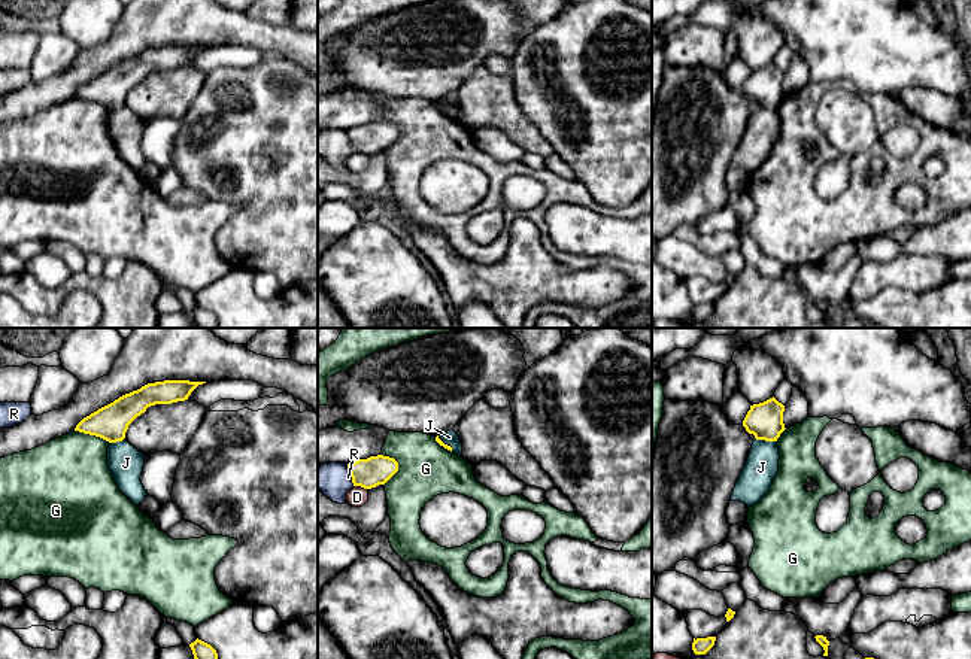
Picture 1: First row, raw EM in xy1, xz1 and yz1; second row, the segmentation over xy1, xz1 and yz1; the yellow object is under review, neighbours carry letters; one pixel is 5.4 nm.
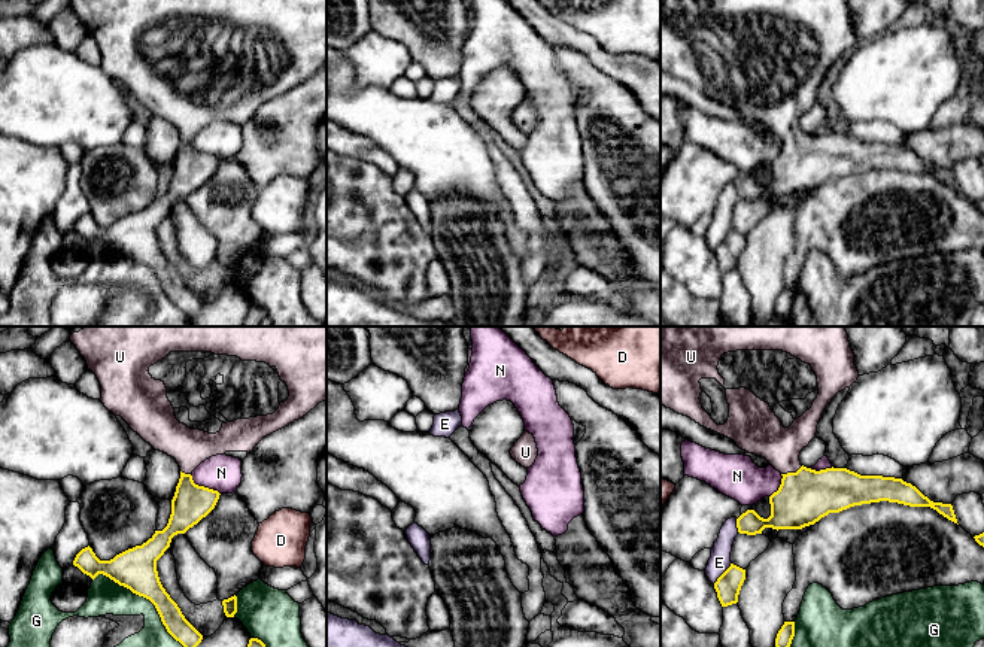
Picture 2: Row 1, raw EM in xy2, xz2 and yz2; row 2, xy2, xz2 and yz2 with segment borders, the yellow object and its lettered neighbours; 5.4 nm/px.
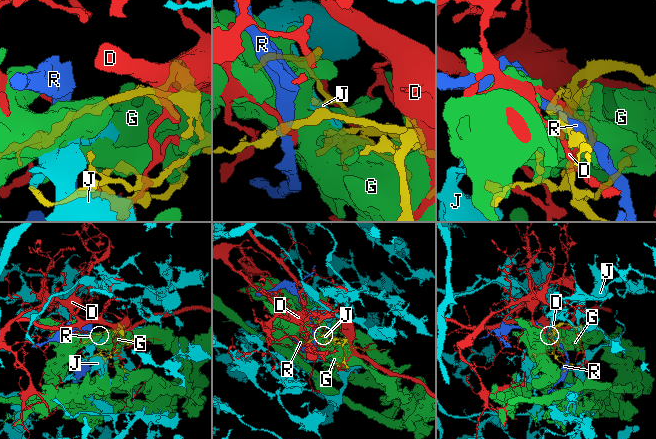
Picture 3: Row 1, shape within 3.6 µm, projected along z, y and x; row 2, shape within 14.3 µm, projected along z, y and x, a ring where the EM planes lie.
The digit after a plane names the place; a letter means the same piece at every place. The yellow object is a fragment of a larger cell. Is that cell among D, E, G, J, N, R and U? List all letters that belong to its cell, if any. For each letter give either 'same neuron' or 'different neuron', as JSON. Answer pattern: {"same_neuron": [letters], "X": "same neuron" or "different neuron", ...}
{"same_neuron": ["U"], "D": "different neuron", "E": "different neuron", "G": "different neuron", "J": "different neuron", "N": "different neuron", "R": "different neuron", "U": "same neuron"}

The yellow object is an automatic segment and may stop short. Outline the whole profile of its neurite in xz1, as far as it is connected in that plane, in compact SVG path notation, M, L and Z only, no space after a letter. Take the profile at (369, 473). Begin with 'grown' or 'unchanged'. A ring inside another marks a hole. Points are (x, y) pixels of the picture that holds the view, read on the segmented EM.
unchanged; M377 455L348 464L353 486L371 489L385 485L397 471L394 458Z

